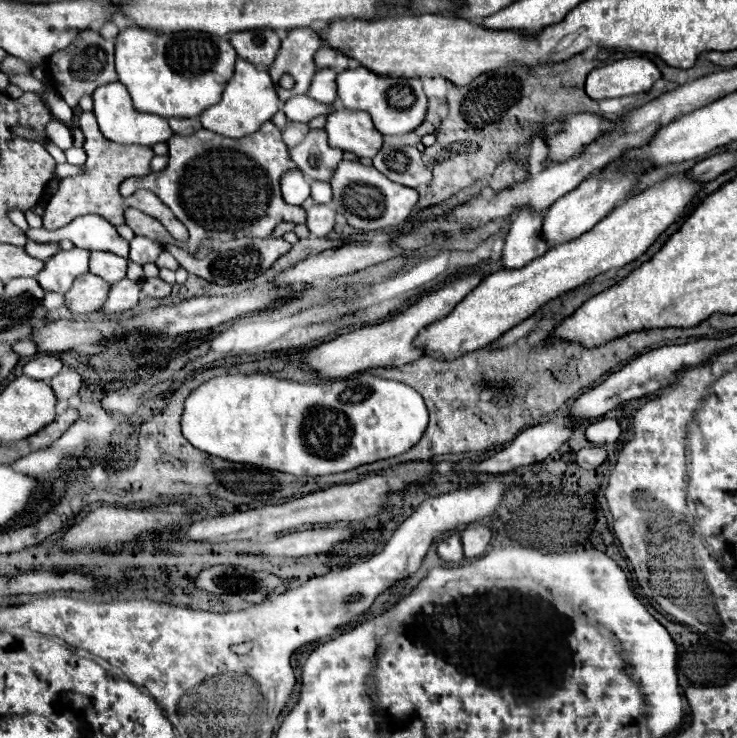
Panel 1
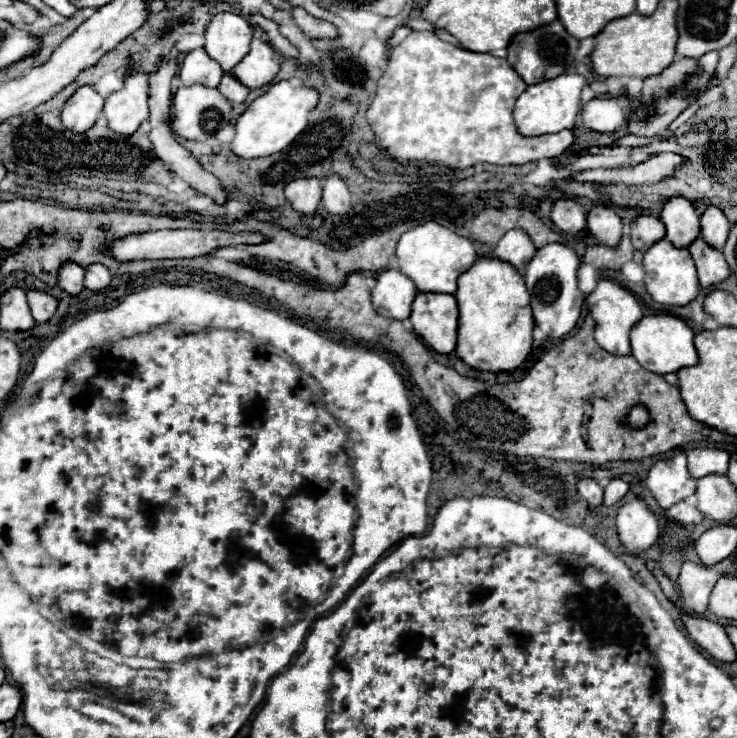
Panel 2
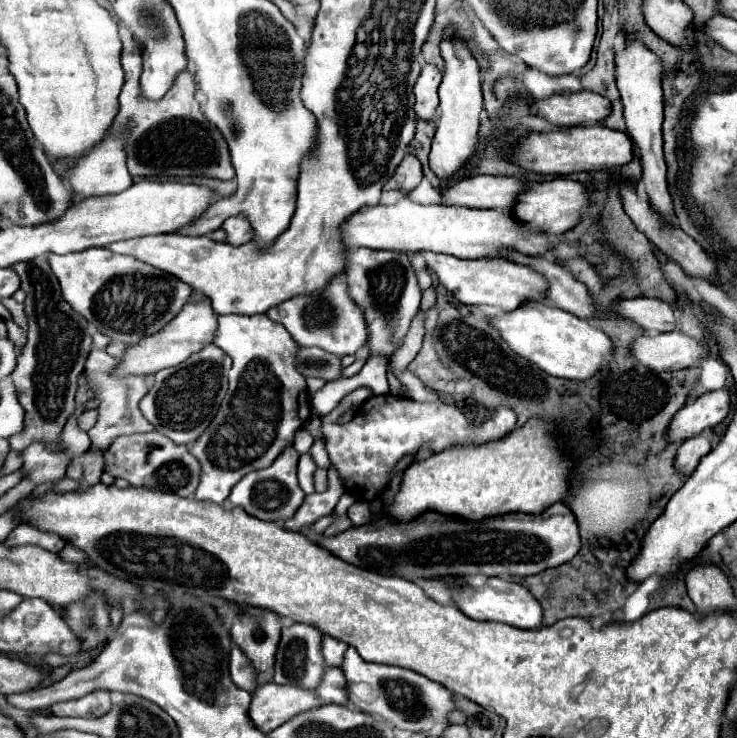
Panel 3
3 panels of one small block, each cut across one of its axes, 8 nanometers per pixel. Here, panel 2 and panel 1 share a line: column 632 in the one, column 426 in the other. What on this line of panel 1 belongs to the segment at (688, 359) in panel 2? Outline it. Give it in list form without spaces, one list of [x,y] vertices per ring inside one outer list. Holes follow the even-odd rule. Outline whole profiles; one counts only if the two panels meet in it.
[[[670,176],[664,182],[650,186],[644,192],[628,198],[624,204],[616,206],[590,232],[554,246],[524,268],[498,270],[486,276],[486,280],[482,280],[468,296],[464,296],[464,300],[460,300],[460,304],[456,304],[456,308],[444,316],[444,320],[438,320],[420,332],[420,336],[414,340],[416,348],[420,348],[424,356],[456,360],[456,356],[464,356],[464,352],[474,352],[476,348],[488,346],[504,332],[530,318],[548,300],[582,286],[586,280],[604,274],[610,268],[622,268],[624,264],[636,260],[636,256],[642,256],[670,224],[686,214],[694,194],[700,188],[700,182],[692,182],[682,176]]]

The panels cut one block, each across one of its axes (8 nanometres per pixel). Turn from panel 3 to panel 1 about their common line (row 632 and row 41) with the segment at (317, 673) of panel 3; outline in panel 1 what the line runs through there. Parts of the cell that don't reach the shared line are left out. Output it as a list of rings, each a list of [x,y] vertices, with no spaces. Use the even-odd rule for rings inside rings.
[[[312,28],[288,30],[286,38],[282,40],[282,48],[278,56],[268,68],[282,102],[286,102],[292,96],[306,94],[312,82],[312,76],[316,72],[314,54],[318,52],[320,46],[322,46],[322,40],[316,30]],[[284,76],[292,78],[292,84],[288,88],[282,86]]]

